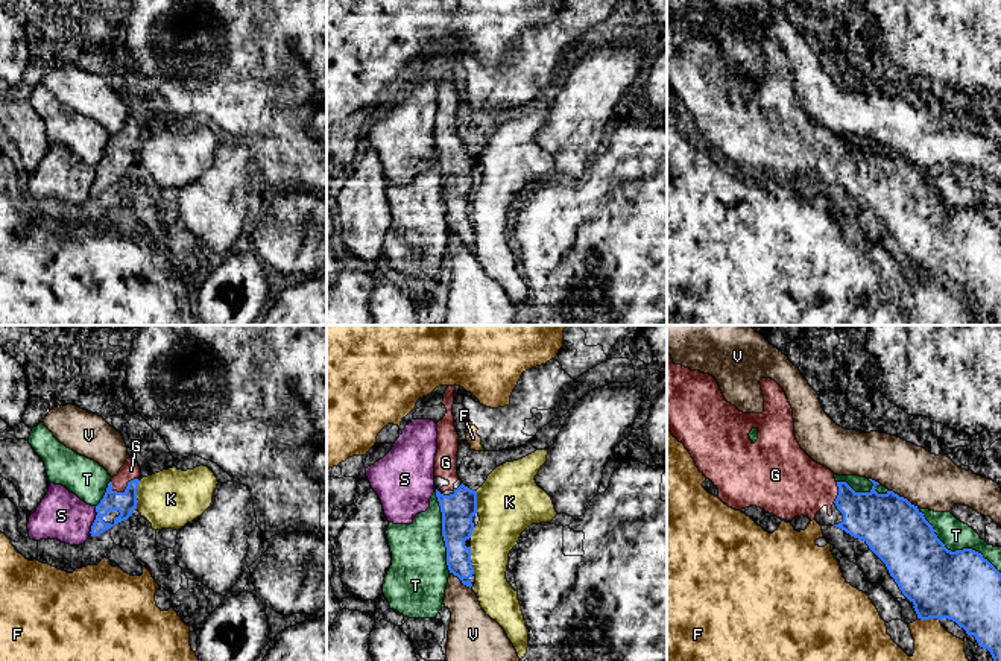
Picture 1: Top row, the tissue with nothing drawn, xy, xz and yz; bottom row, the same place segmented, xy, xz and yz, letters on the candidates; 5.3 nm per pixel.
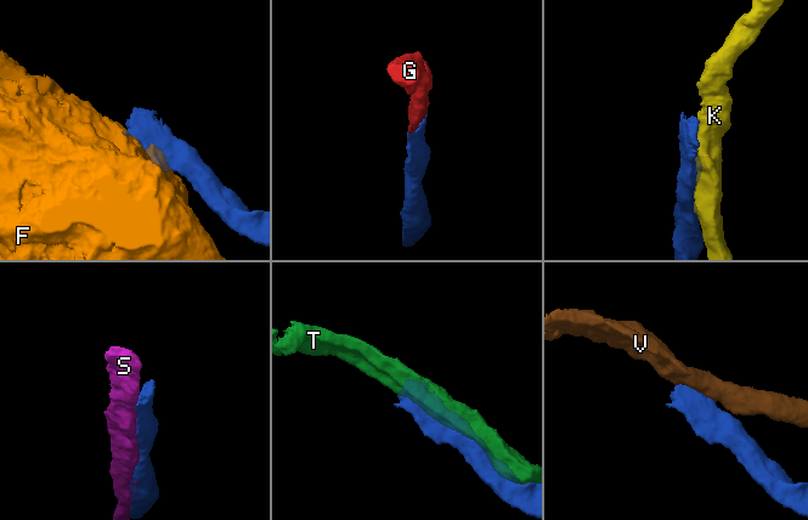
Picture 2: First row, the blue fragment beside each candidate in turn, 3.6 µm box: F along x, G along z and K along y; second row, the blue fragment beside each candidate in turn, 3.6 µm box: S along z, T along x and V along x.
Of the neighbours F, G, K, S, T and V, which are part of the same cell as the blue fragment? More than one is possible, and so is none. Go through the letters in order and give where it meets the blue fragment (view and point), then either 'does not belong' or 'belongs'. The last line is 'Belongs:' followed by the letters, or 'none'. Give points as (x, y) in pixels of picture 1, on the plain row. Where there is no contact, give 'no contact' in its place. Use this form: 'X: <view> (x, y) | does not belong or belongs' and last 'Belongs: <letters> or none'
F: yz (928, 278) | does not belong
G: xy (126, 148) | belongs
K: xy (135, 154) | does not belong
S: xy (94, 180) | does not belong
T: yz (956, 210) | does not belong
V: xz (461, 239) | does not belong
Belongs: G

